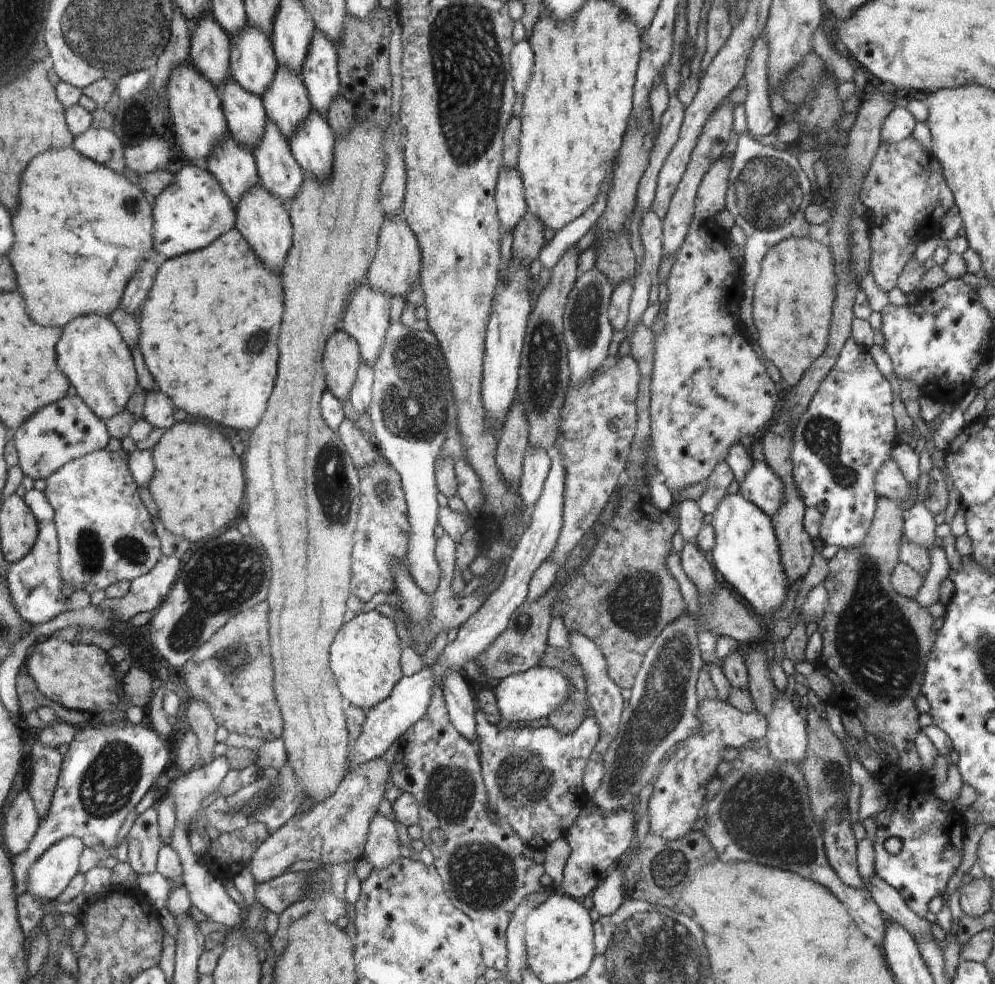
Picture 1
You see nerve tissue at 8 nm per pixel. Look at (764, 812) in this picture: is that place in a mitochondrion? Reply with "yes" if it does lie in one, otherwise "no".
yes

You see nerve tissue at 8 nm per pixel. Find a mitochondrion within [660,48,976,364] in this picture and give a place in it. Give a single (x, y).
(768, 193)

